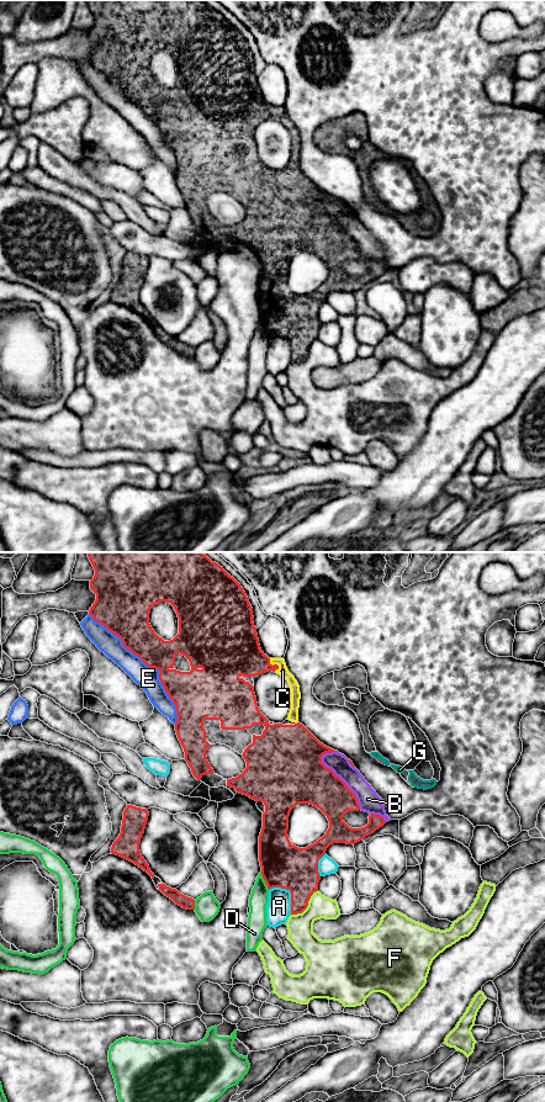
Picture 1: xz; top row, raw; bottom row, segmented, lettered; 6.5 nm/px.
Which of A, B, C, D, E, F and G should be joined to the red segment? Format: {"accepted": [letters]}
{"accepted": ["C", "G"]}

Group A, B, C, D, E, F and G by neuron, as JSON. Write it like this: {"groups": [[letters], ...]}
{"groups": [["A"], ["B"], ["C", "G"], ["D"], ["E"], ["F"]]}

